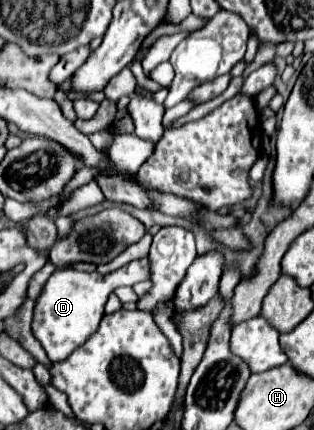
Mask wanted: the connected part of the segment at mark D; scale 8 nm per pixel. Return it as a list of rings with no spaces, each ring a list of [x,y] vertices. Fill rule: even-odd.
[[[146,257],[132,261],[108,275],[100,275],[98,271],[94,273],[80,273],[68,267],[58,267],[58,271],[48,279],[44,285],[36,309],[34,309],[34,321],[32,321],[32,331],[34,337],[42,343],[44,351],[48,351],[50,361],[62,361],[66,359],[90,333],[94,333],[100,325],[100,319],[104,315],[104,303],[108,295],[122,285],[134,285],[140,281],[146,281],[150,271],[146,265]]]

